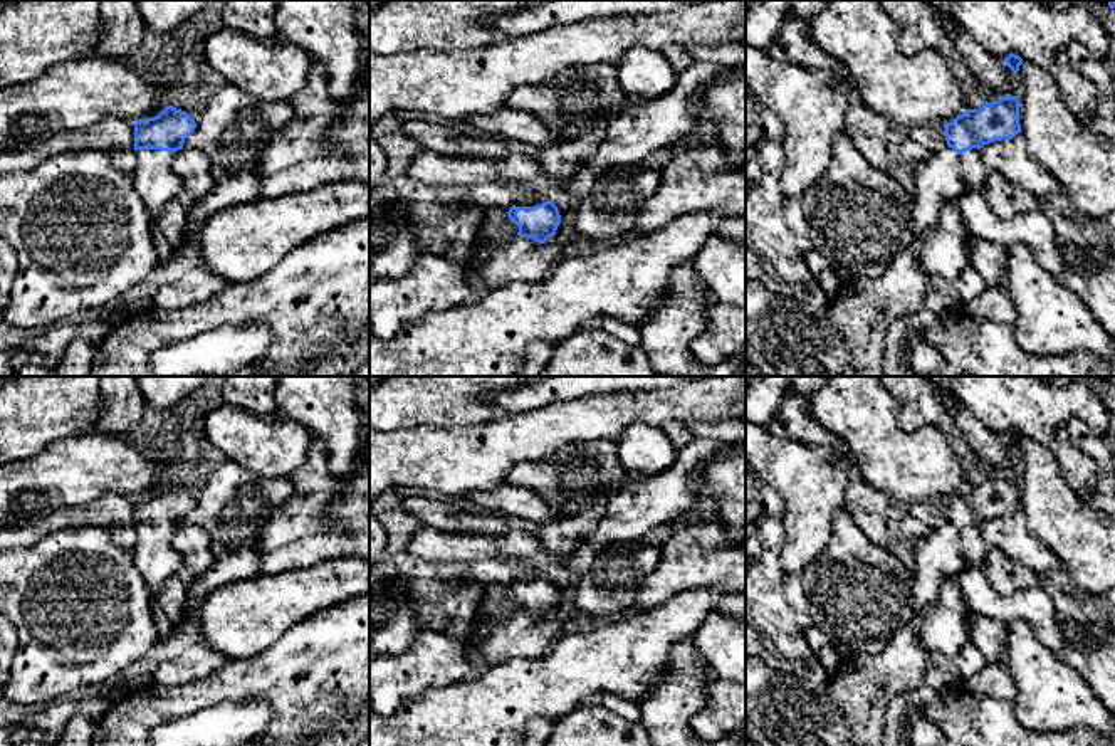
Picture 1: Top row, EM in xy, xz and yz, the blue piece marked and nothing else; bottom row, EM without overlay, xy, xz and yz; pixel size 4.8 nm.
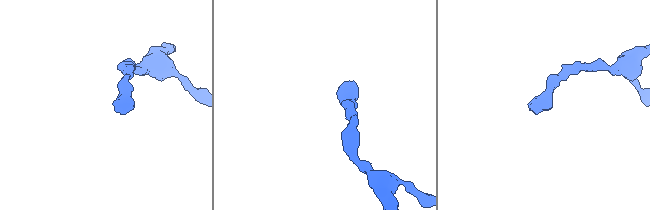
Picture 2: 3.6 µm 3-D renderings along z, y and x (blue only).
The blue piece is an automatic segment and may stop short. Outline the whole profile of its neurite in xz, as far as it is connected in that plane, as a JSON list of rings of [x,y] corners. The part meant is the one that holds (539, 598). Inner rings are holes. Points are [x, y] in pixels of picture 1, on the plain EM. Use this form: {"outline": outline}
{"outline": [[[521,570],[509,585],[507,593],[519,603],[517,612],[546,620],[561,600],[558,583],[547,571]]]}

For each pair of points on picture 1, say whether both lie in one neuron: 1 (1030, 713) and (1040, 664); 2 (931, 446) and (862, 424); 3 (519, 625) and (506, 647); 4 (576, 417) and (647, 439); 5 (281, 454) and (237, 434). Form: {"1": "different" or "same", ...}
{"1": "same", "2": "same", "3": "same", "4": "different", "5": "same"}

